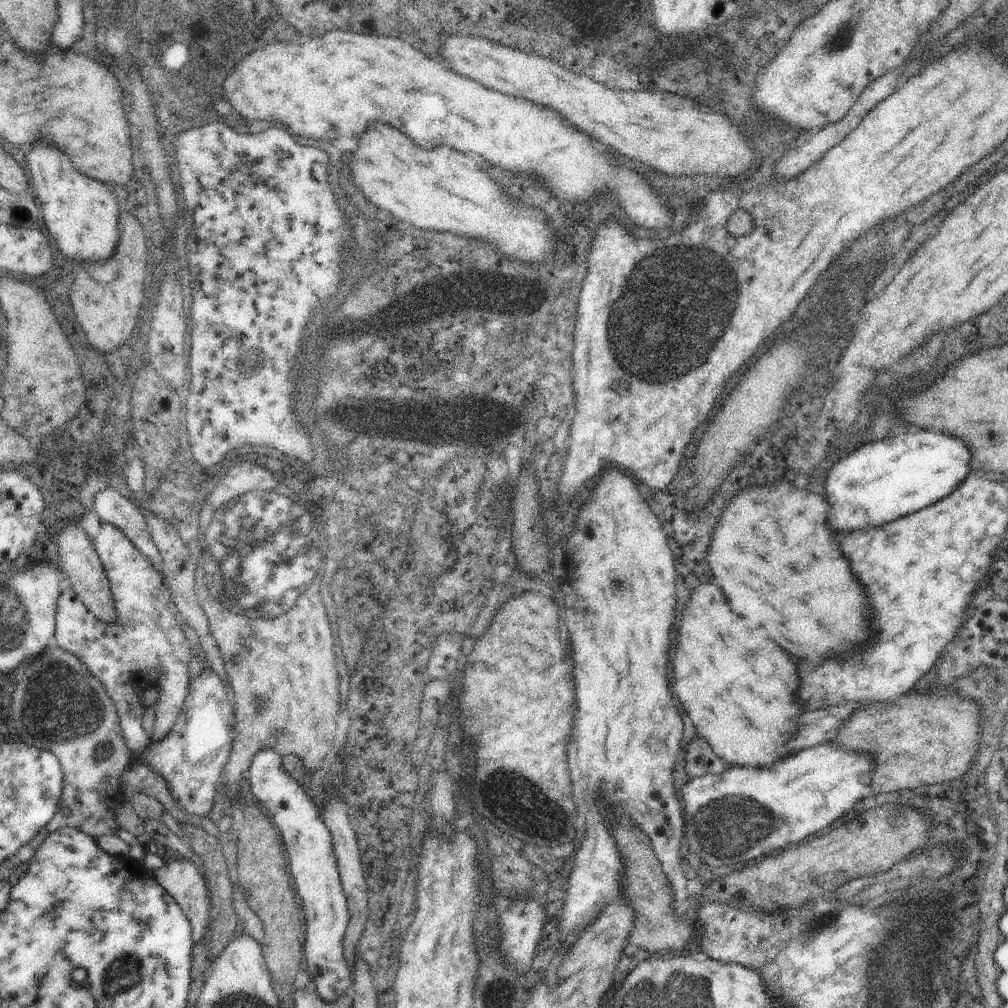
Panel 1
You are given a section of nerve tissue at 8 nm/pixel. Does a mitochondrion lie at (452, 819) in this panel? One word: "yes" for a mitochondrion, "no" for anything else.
no

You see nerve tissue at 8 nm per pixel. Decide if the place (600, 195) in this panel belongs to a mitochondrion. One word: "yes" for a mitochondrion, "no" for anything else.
no

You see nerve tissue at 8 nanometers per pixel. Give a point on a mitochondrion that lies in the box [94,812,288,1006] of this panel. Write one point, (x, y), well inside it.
(127, 972)

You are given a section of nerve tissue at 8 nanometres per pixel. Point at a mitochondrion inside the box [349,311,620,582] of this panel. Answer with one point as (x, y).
(458, 425)

